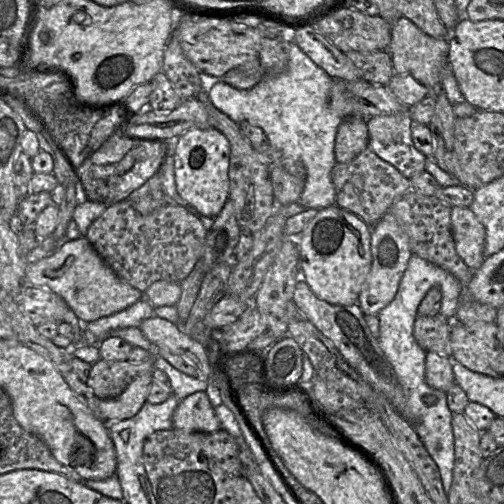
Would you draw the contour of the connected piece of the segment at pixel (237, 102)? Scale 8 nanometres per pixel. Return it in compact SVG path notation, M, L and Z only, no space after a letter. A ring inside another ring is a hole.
M295 42L287 45L288 64L284 72L266 74L262 80L250 89L237 89L224 81L214 84L209 92L213 105L231 118L234 122L249 123L260 127L266 135L269 144L280 151L283 157L301 161L307 170L307 177L299 202L306 208L323 209L336 203L336 189L331 178L331 172L337 163L334 147L335 138L342 117L329 105L329 95L332 80L322 68L317 66Z

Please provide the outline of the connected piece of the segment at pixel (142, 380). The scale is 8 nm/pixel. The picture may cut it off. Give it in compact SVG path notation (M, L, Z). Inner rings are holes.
M152 373L140 375L117 397L101 399L98 408L102 421L108 425L135 416L147 400L152 381Z

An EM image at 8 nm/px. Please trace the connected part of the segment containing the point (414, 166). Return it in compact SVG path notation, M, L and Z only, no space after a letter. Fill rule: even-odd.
M409 111L377 115L366 119L368 147L384 161L411 179L425 171L427 156L414 147Z

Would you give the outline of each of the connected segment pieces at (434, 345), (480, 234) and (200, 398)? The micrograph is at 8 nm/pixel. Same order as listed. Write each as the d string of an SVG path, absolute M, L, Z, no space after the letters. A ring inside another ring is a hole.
M440 314L418 316L415 319L413 335L418 345L425 351L432 351L441 356L452 357L450 328L454 319L447 319Z
M451 207L451 228L456 252L471 271L481 267L484 260L485 228L468 207Z
M206 391L195 392L179 401L172 415L173 428L187 432L211 433L221 428Z

